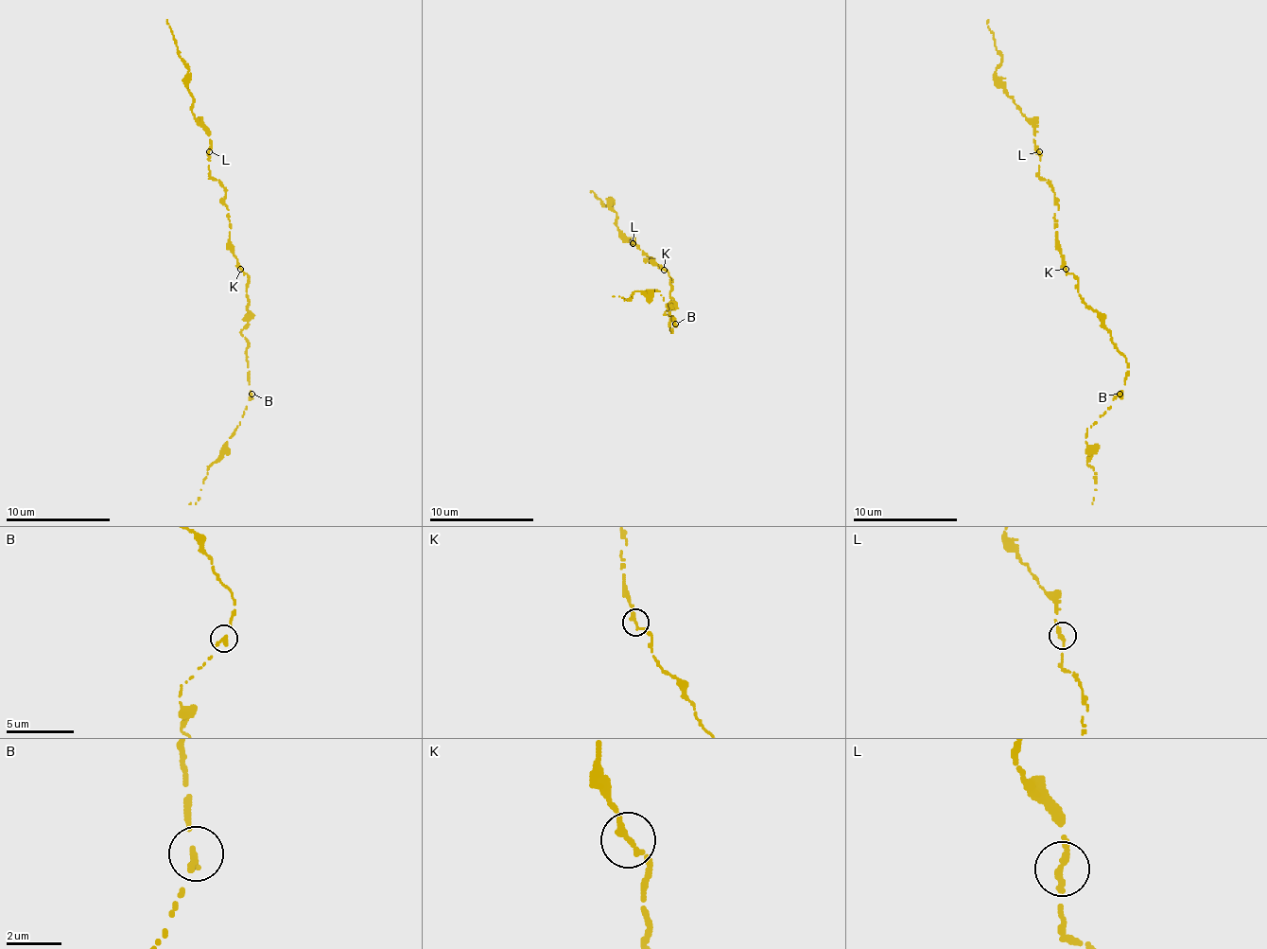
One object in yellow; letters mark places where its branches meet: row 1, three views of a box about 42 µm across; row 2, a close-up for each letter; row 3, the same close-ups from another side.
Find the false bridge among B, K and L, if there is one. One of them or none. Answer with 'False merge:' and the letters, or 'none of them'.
False merge: B

